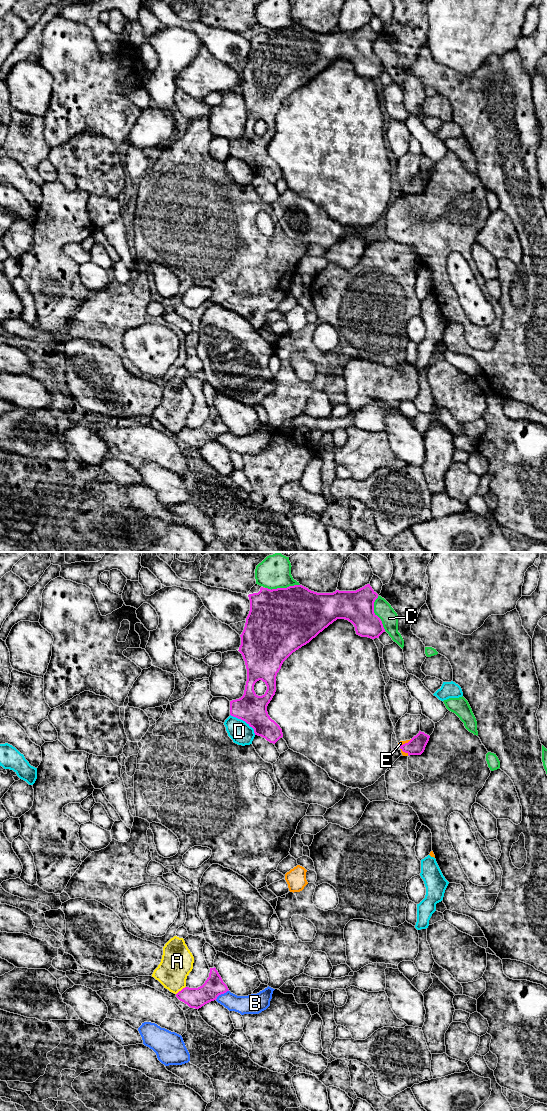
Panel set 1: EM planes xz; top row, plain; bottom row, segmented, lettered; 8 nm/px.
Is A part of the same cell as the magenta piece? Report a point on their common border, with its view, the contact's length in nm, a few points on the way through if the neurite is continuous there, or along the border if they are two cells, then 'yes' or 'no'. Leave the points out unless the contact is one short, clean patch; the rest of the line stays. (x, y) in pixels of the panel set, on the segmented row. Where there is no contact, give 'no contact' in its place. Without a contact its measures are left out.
meets magenta in xz at (181, 990); contact 100 nm long; no

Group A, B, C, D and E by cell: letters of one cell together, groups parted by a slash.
A / B / C / D / E

